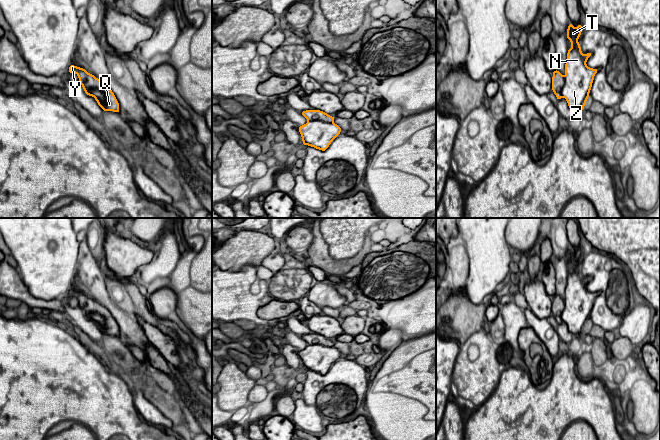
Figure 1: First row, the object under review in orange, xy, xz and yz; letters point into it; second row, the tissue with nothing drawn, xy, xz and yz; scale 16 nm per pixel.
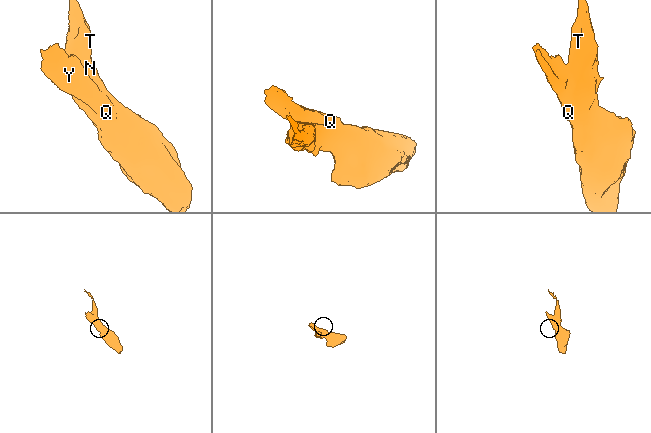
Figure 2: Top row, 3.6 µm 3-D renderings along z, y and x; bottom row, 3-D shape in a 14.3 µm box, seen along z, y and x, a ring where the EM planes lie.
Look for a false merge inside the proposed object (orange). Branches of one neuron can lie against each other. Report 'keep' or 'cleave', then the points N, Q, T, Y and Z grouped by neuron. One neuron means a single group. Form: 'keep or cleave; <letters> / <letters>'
cleave; N T Z / Q Y

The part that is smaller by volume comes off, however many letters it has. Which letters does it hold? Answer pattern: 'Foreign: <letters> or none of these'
Foreign: Q, Y

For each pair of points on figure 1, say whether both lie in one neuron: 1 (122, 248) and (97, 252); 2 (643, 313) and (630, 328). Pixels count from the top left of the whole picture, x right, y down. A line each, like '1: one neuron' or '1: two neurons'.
1: two neurons
2: one neuron

